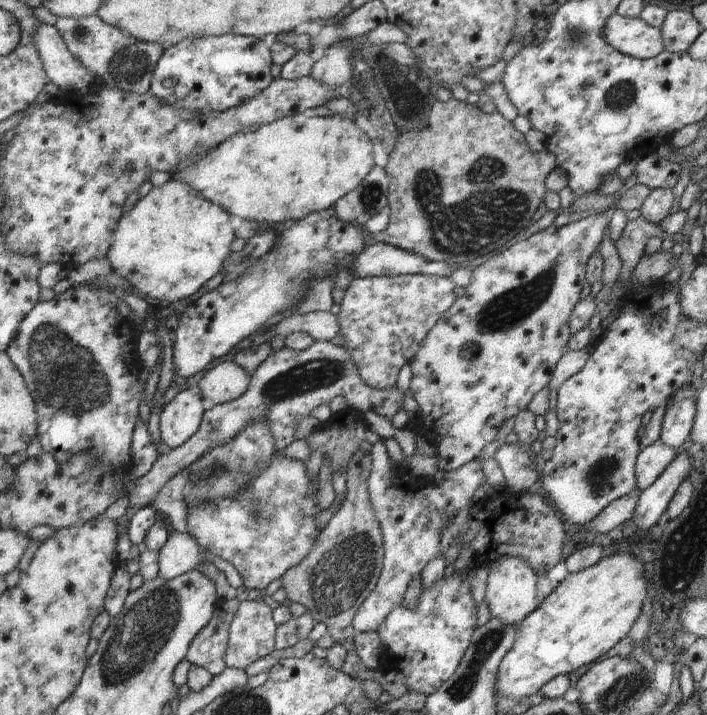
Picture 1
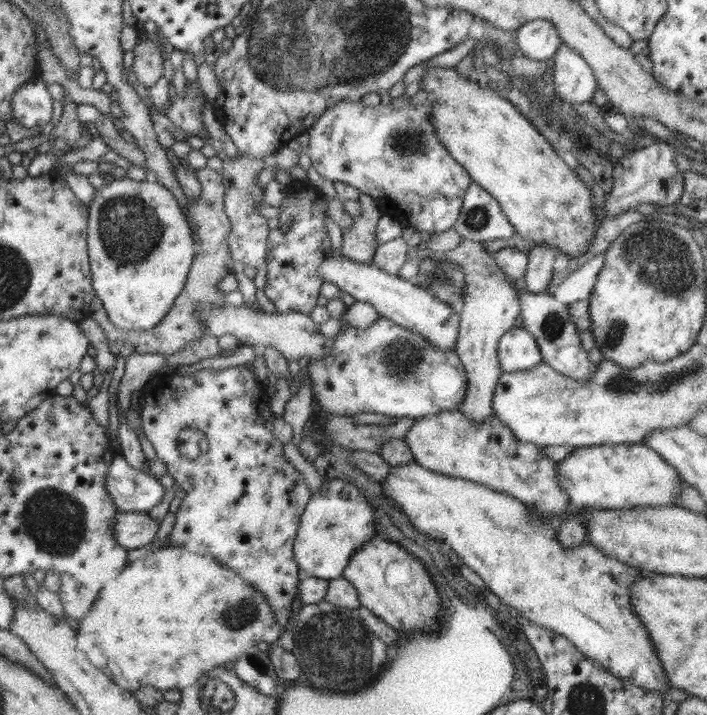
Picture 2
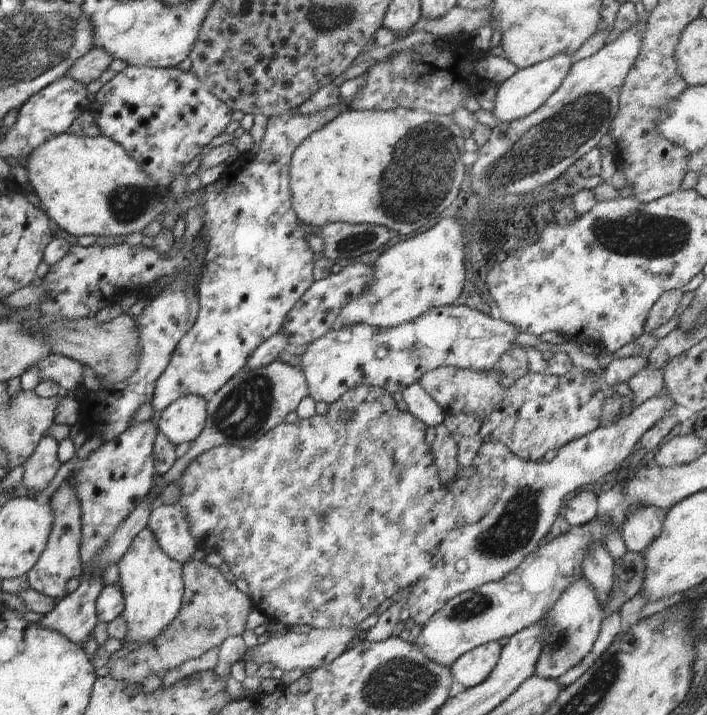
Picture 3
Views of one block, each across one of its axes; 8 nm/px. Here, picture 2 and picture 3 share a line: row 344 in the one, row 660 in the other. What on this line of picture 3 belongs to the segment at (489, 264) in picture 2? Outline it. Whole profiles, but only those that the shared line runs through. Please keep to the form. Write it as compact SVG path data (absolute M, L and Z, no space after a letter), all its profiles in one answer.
M496 641L481 644L451 664L452 676L467 689L484 682L497 665L502 647Z

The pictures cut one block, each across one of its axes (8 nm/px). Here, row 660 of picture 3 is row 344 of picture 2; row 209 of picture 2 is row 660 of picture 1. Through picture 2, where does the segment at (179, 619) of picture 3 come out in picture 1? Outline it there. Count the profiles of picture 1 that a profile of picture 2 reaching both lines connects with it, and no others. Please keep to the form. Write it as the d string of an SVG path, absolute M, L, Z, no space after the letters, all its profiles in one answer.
M217 598L210 622L198 632L190 643L186 658L191 664L205 668L212 676L218 676L227 667L225 654L228 650L229 628L239 601Z

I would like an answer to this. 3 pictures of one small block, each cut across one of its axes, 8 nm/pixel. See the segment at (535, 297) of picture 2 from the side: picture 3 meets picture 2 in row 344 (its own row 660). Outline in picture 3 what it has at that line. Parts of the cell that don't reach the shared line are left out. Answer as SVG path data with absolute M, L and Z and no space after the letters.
M584 576L576 579L540 620L545 635L539 659L536 661L535 674L542 678L557 679L580 664L597 641L603 621L601 609L595 590L588 579Z

